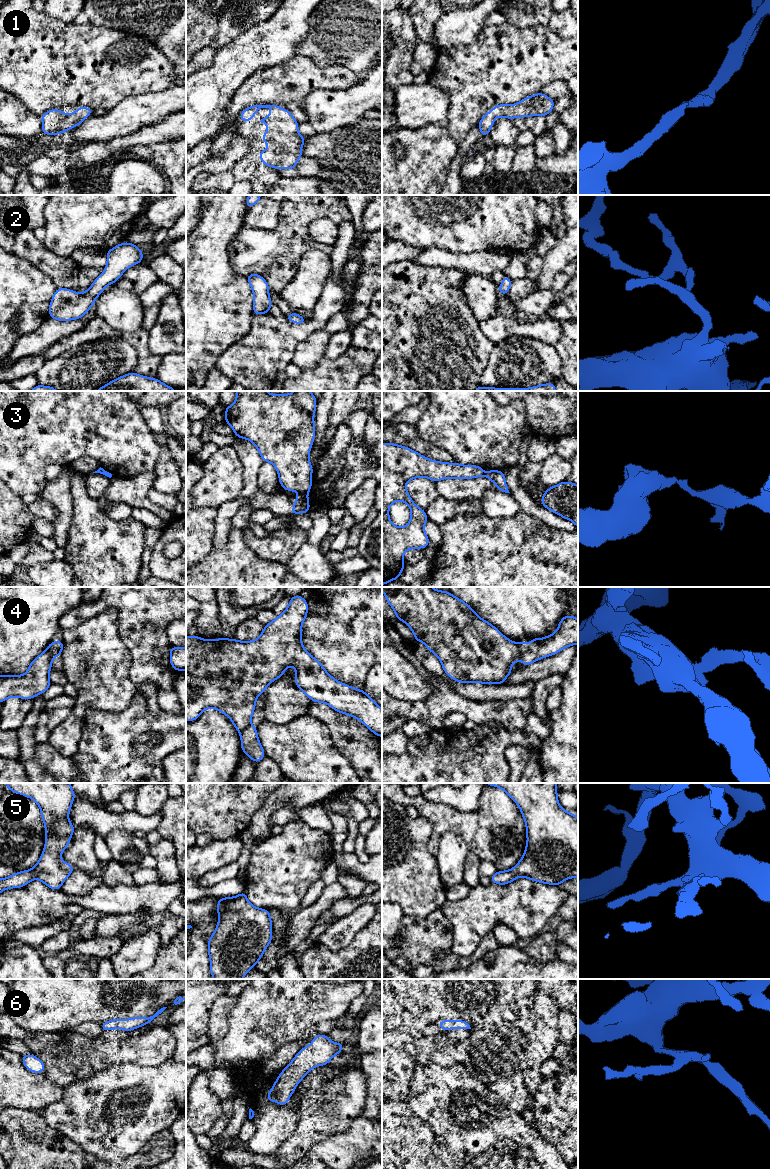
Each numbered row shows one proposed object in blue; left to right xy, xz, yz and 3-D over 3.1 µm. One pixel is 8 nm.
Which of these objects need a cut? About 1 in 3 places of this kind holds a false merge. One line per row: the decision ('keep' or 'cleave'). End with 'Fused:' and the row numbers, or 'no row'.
1: keep
2: keep
3: cleave
4: cleave
5: keep
6: keep
Fused: 3, 4

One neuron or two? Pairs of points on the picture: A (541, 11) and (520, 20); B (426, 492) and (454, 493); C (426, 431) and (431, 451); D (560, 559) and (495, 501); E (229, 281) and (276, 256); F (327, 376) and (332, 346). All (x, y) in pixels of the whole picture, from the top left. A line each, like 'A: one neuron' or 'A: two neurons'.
A: one neuron
B: two neurons
C: two neurons
D: two neurons
E: two neurons
F: two neurons

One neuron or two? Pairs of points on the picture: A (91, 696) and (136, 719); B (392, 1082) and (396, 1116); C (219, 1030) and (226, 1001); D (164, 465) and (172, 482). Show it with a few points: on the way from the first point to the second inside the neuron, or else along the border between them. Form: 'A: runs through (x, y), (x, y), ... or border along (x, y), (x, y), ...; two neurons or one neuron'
A: border along (136, 692), (123, 710), (98, 711); two neurons
B: border along (392, 1099), (403, 1101); two neurons
C: runs through (219, 1023), (221, 1008); one neuron
D: runs through (166, 469), (168, 478); one neuron

